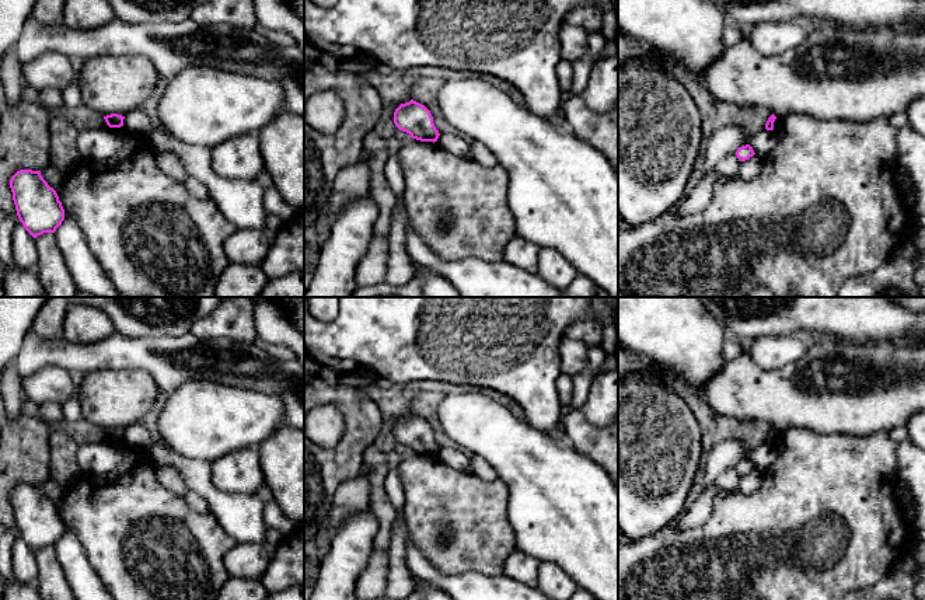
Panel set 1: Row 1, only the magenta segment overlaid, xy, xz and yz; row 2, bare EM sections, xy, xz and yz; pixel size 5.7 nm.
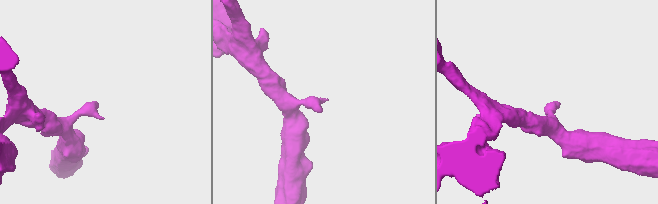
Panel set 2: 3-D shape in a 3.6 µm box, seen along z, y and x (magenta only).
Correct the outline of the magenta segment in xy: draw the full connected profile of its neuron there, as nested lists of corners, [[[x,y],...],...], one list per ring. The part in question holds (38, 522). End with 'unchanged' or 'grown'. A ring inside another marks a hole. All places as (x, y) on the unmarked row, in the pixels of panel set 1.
[[[17,485],[10,493],[10,502],[17,530],[34,552],[56,545],[64,534],[64,523],[41,485]]]; unchanged

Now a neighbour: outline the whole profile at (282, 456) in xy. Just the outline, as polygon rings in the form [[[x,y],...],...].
[[[283,423],[259,446],[259,464],[265,484],[282,513],[304,521],[304,430]]]

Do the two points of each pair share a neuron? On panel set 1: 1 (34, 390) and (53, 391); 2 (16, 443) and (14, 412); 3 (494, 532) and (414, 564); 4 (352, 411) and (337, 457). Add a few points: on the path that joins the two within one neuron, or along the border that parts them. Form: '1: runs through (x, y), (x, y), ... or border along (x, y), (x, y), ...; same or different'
1: runs through (38, 390), (49, 390); same
2: border along (21, 414), (14, 419); different
3: border along (408, 530), (433, 567), (456, 574); different
4: runs through (352, 422), (352, 442), (348, 446); same

